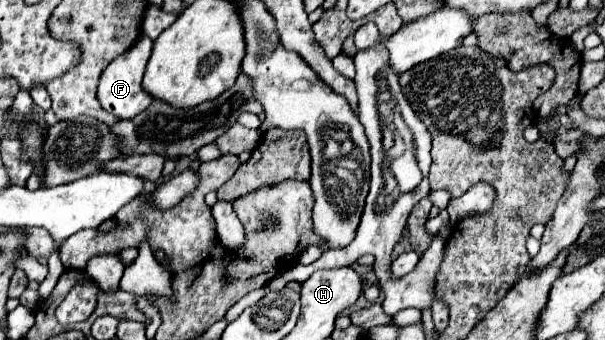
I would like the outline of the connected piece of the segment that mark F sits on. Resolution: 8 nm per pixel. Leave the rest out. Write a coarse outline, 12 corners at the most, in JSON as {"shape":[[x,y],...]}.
{"shape":[[140,34],[100,76],[98,100],[126,120],[152,96],[142,88],[152,40]]}

